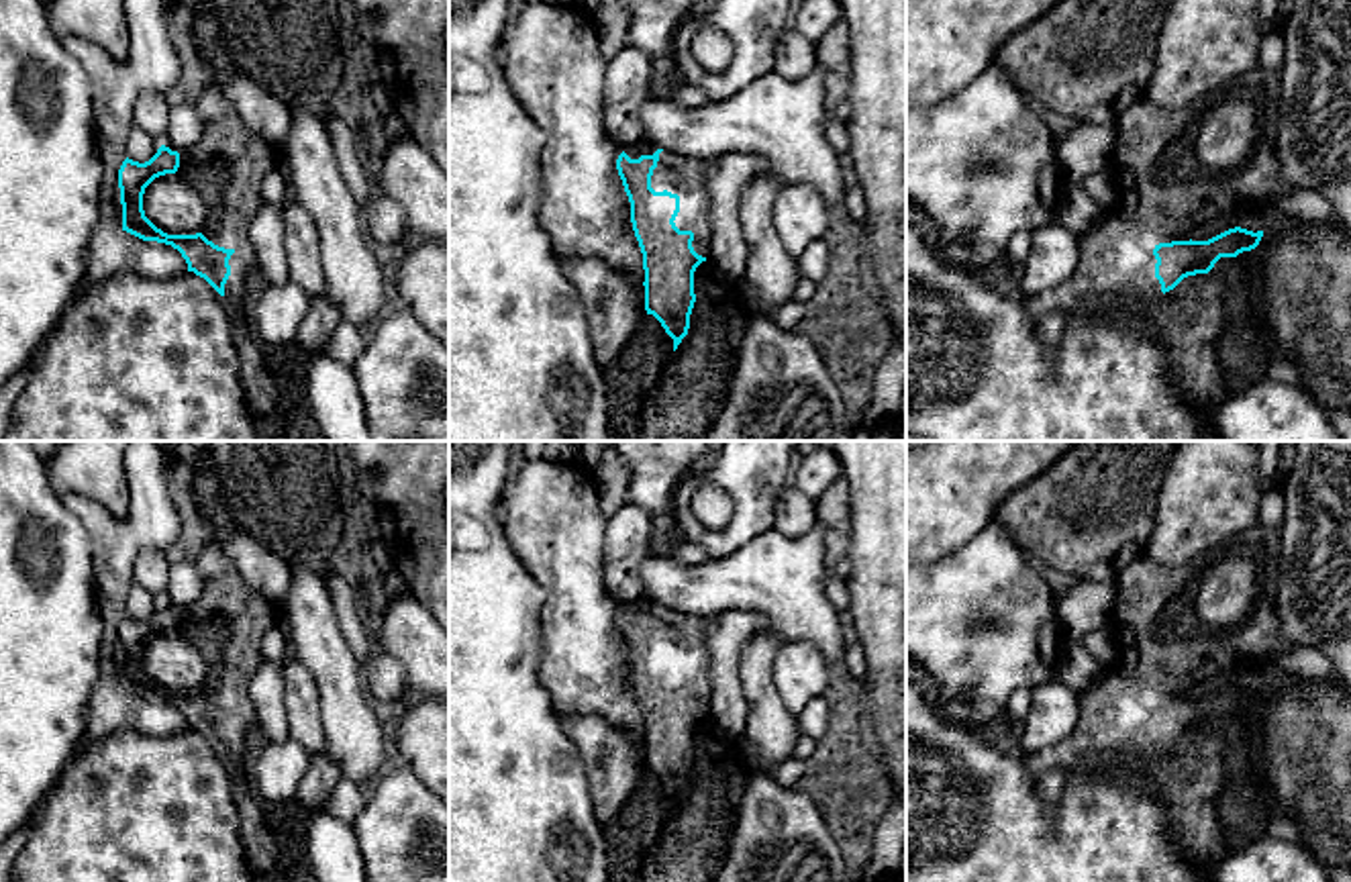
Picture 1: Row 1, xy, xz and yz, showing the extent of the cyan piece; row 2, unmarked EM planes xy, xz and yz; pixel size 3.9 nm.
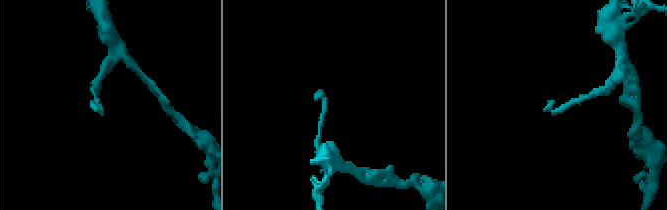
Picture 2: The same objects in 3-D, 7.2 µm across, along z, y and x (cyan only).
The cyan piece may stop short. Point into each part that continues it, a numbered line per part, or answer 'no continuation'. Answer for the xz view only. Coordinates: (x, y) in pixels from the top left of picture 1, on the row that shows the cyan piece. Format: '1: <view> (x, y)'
1: xz (678, 174)

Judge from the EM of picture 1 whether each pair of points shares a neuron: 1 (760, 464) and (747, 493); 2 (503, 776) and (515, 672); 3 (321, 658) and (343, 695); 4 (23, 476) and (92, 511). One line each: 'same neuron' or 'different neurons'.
1: same neuron
2: same neuron
3: same neuron
4: different neurons

